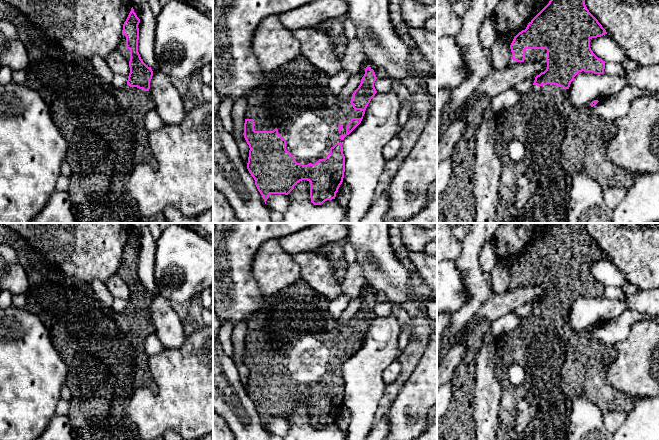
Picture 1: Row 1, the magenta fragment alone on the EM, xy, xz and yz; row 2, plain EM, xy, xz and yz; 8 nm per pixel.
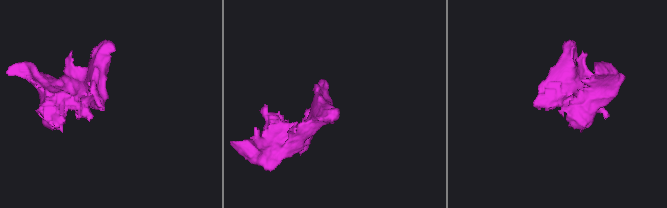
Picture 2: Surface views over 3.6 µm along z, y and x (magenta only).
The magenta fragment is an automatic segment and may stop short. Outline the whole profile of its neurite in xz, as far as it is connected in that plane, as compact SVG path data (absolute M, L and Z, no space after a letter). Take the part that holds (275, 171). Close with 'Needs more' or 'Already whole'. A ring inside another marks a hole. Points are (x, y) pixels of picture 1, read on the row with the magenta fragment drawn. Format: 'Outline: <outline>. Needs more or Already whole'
Outline: M300 57L267 72L248 97L243 133L250 148L247 169L265 204L270 194L288 195L302 180L310 182L310 198L314 205L335 199L345 172L342 142L361 123L368 104L377 93L374 87L376 79L374 70L367 66L358 88L349 99L339 101L328 87L329 76L306 58Z. Needs more

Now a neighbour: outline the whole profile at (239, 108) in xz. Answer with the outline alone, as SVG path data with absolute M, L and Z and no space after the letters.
M247 97L239 99L232 107L231 116L234 124L234 140L240 151L240 156L242 161L247 166L249 157L249 145L244 138L244 123L245 123L245 113L247 109Z

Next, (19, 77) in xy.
M28 65L25 69L15 71L12 75L12 82L18 85L25 85L28 72L31 70L31 66Z

